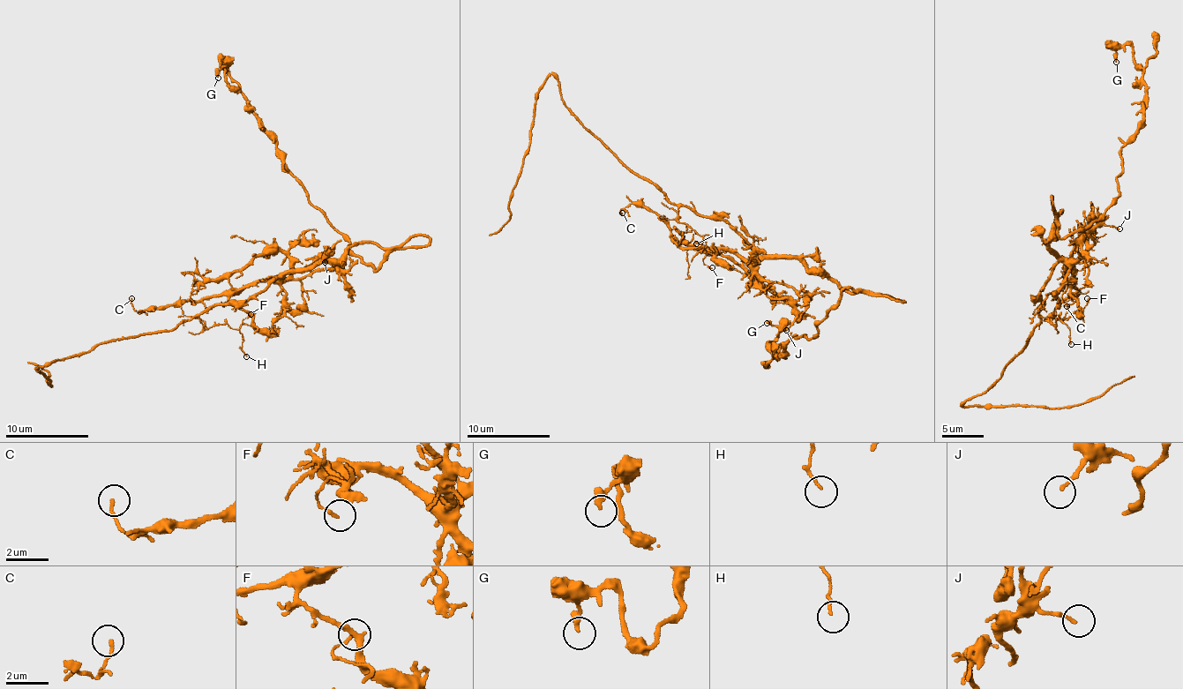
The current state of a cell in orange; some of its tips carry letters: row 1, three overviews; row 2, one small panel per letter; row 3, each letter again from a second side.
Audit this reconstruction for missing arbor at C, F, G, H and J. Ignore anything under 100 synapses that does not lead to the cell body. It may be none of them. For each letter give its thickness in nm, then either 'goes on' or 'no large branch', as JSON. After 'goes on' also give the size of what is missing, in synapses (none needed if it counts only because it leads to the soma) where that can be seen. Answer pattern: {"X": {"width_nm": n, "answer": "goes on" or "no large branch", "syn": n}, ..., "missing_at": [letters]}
{"C": {"width_nm": 120, "answer": "no large branch"}, "F": {"width_nm": 110, "answer": "no large branch"}, "G": {"width_nm": 280, "answer": "no large branch"}, "H": {"width_nm": 90, "answer": "no large branch"}, "J": {"width_nm": 140, "answer": "no large branch"}, "missing_at": []}

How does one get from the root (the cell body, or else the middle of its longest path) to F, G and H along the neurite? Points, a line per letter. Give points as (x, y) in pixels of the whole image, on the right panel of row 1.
F: (1058, 261), (1069, 263), (1066, 274), (1072, 285), (1070, 291), (1078, 303), (1076, 313), (1086, 306), (1087, 298)
G: (1058, 261), (1048, 249), (1059, 211), (1063, 238), (1107, 210), (1142, 118), (1134, 48), (1119, 47), (1116, 62)
H: (1058, 261), (1039, 295), (1044, 300), (1039, 312), (1054, 325), (1057, 318), (1062, 319), (1071, 331), (1071, 344)

